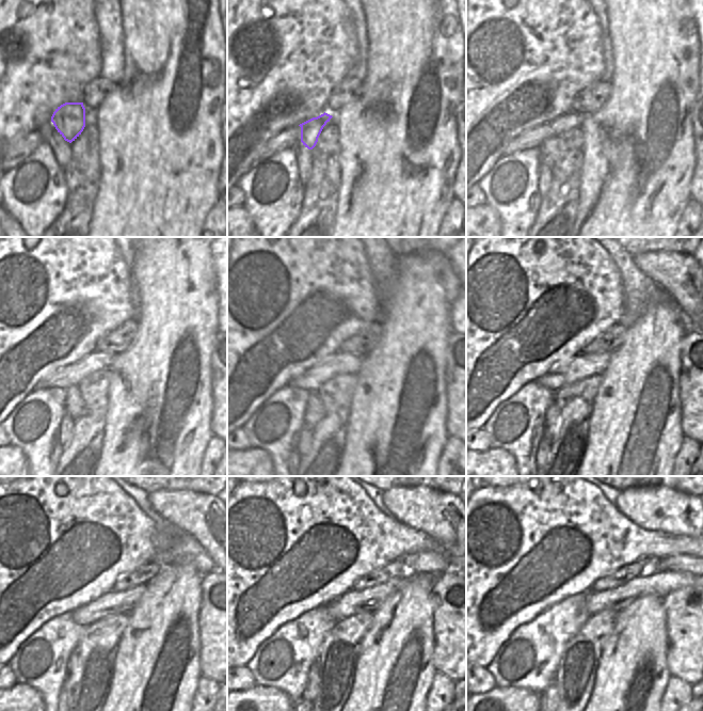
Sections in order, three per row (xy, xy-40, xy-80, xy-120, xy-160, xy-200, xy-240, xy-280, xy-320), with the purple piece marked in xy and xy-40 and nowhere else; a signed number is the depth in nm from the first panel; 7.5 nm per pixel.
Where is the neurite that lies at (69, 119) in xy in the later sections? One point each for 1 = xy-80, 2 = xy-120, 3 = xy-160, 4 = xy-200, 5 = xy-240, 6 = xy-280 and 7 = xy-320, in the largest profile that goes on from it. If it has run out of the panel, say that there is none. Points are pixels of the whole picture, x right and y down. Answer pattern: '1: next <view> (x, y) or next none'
1: next xy-80 (548, 148)
2: next xy-120 (74, 401)
3: next xy-160 (314, 409)
4: next xy-200 (552, 419)
5: next xy-240 (73, 668)
6: next xy-280 (309, 693)
7: next xy-320 (550, 693)

